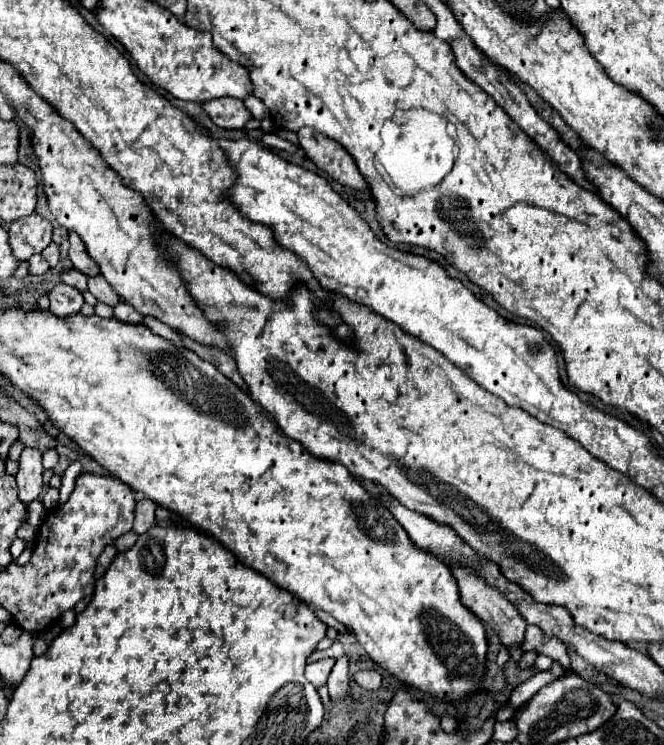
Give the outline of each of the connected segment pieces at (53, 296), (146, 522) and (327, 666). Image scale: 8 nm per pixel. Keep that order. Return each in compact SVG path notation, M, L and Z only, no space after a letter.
M65 283L55 285L49 291L49 299L51 299L49 311L55 313L57 317L65 317L65 315L77 313L81 309L81 305L83 305L83 295L75 287L65 285Z
M139 497L135 507L135 525L133 525L135 533L145 533L155 523L155 509L157 505L151 499Z
M319 659L319 661L309 663L305 669L307 681L313 683L315 689L321 689L327 683L327 677L329 677L333 665L335 665L335 659Z

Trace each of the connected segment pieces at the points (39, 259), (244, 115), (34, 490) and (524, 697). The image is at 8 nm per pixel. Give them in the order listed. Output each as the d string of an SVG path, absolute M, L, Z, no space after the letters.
M33 255L29 259L29 273L31 275L43 275L49 269L49 263L43 259L43 255Z
M221 97L213 99L203 105L215 125L225 129L243 129L245 123L251 119L249 109L245 109L241 99L235 97Z
M25 447L19 457L19 471L17 471L17 487L19 495L25 503L37 499L43 489L43 465L41 465L41 451Z
M555 661L549 670L541 671L522 684L516 686L509 698L509 704L514 708L519 708L542 687L551 683L564 673L562 665Z

